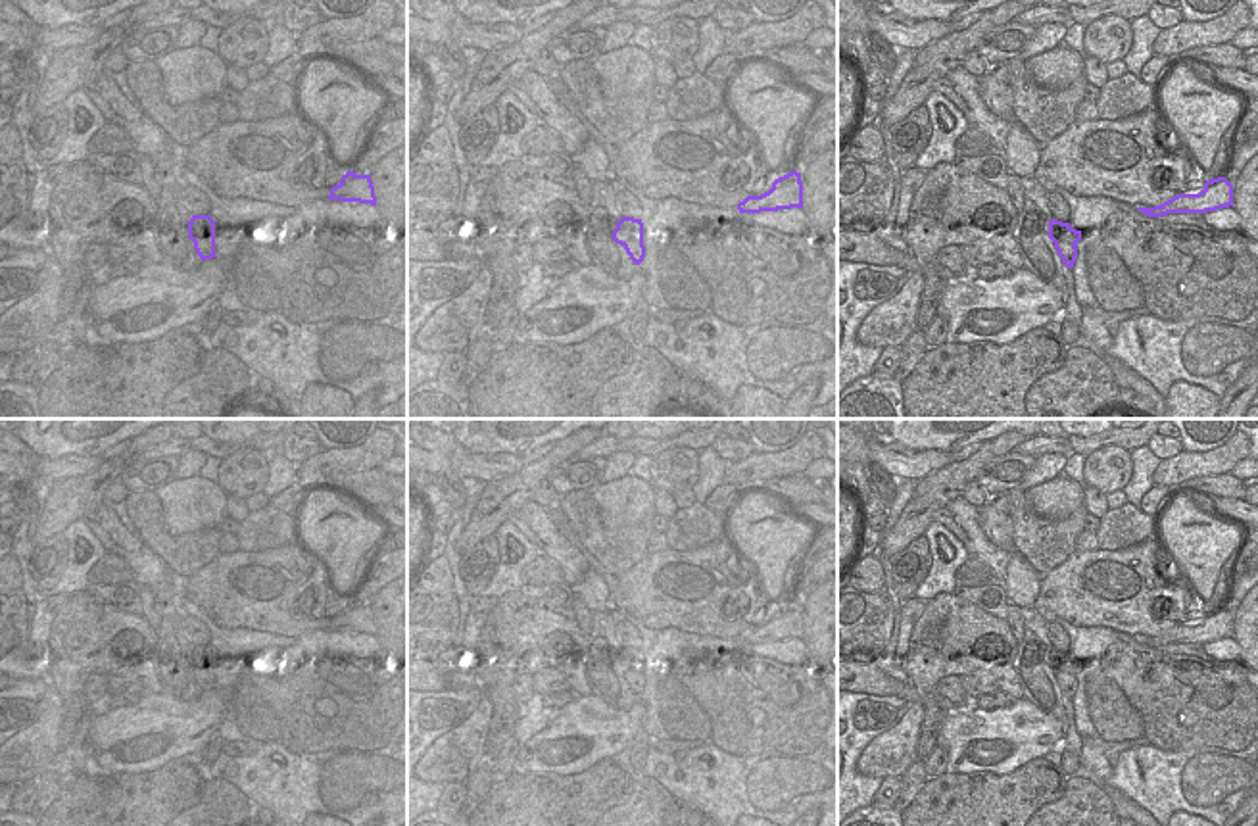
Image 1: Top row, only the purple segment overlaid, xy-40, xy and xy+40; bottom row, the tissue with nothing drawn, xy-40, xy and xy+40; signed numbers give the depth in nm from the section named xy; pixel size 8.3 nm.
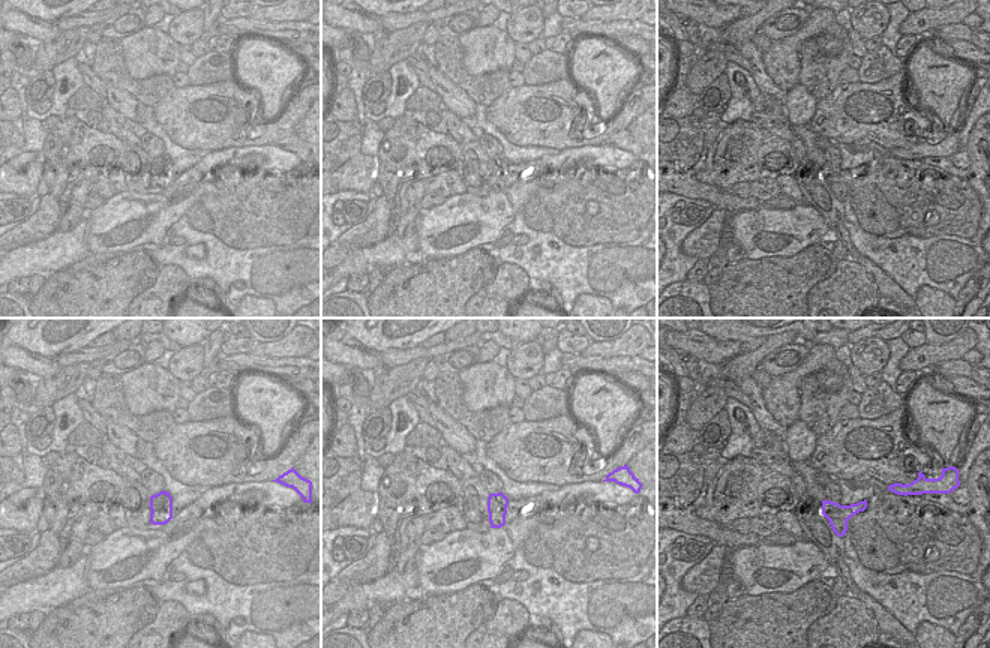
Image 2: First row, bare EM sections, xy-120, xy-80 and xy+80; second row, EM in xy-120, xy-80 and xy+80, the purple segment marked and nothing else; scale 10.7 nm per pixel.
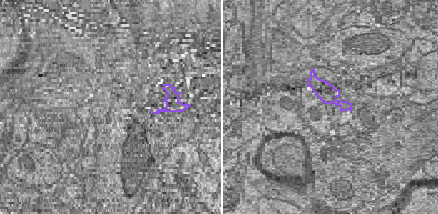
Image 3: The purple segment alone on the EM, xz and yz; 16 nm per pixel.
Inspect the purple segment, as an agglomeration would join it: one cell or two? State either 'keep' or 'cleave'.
cleave

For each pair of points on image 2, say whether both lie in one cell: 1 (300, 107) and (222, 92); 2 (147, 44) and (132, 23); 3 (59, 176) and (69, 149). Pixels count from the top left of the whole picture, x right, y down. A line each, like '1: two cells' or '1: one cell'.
1: one cell
2: two cells
3: one cell

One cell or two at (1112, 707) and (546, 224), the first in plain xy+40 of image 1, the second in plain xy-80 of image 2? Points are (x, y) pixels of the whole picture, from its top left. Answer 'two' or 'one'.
one

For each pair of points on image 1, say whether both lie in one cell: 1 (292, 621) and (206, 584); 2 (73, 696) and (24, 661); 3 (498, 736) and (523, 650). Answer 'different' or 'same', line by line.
1: same
2: different
3: same

